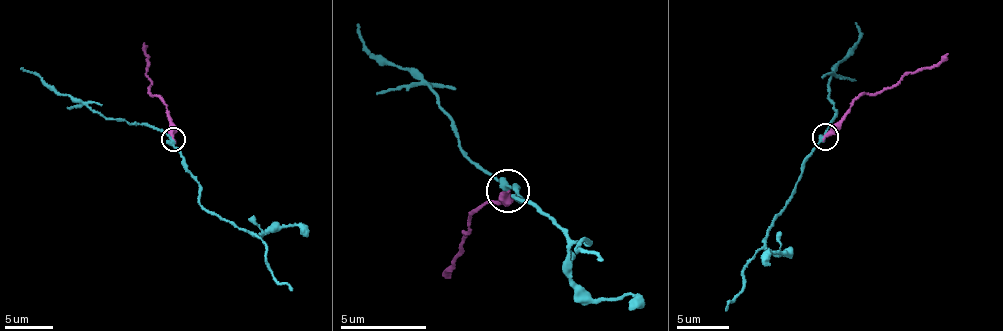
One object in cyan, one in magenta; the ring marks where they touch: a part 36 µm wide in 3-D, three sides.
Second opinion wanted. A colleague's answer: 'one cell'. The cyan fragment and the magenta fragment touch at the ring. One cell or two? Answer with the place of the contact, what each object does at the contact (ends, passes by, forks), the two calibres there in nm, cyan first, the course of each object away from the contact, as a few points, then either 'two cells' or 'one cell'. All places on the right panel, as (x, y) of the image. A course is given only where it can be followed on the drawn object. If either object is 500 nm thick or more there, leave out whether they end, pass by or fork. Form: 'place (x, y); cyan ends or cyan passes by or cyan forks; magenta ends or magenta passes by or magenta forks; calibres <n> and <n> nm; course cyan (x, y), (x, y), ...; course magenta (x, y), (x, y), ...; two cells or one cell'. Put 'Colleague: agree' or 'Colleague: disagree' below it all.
place (825, 137); cyan passes by; magenta ends; calibres 280 and 320 nm; course cyan (823, 136), (784, 207), (771, 220), (763, 246), (744, 266), (742, 284), (725, 311); course magenta (825, 136), (861, 94), (876, 94), (947, 54); two cells
Colleague: disagree

